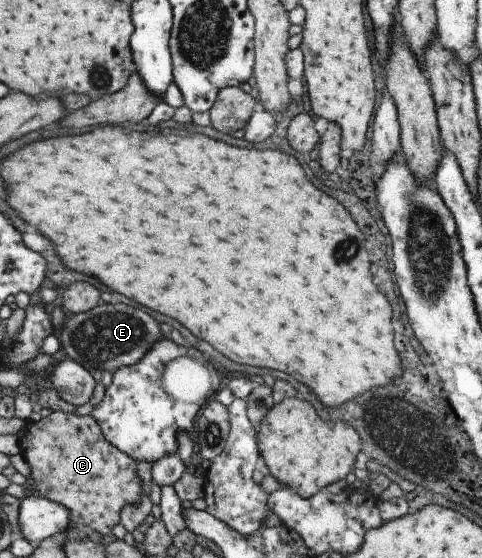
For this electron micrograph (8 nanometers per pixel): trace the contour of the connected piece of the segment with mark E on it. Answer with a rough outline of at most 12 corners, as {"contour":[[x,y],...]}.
{"contour":[[103,304],[55,332],[91,374],[135,364],[159,334],[147,312]]}

